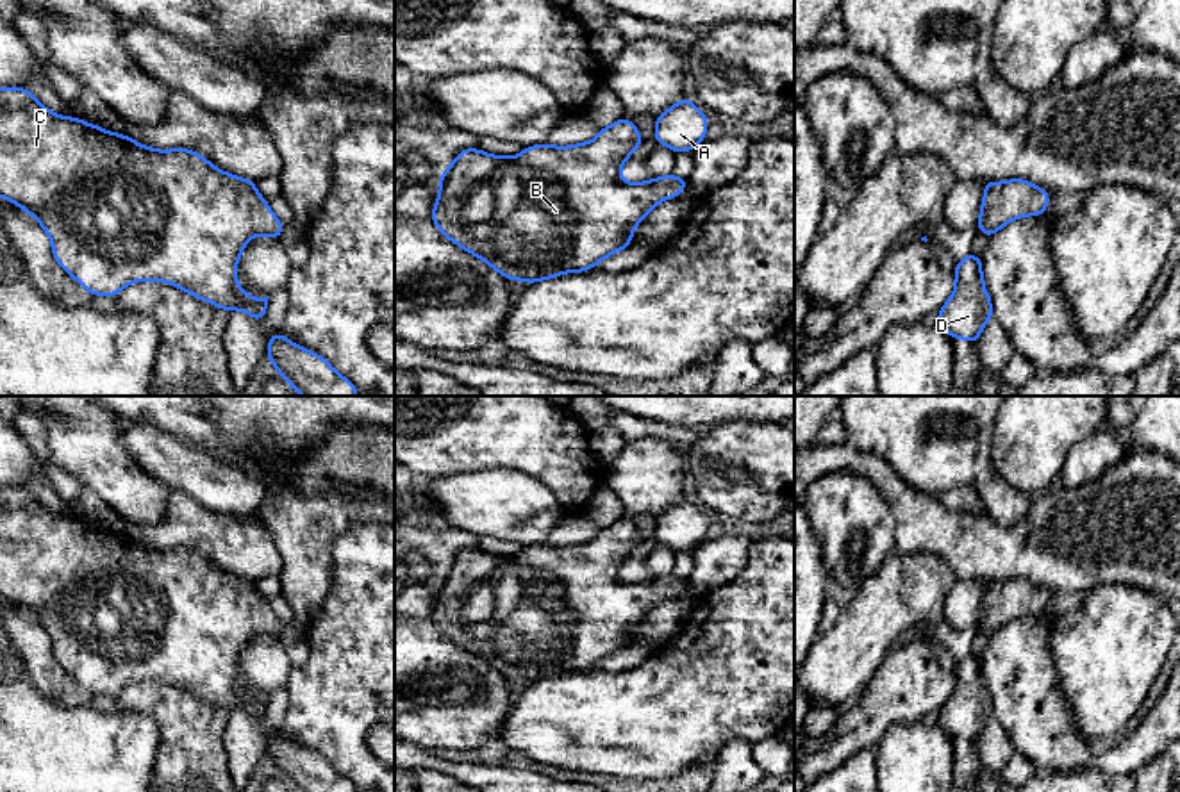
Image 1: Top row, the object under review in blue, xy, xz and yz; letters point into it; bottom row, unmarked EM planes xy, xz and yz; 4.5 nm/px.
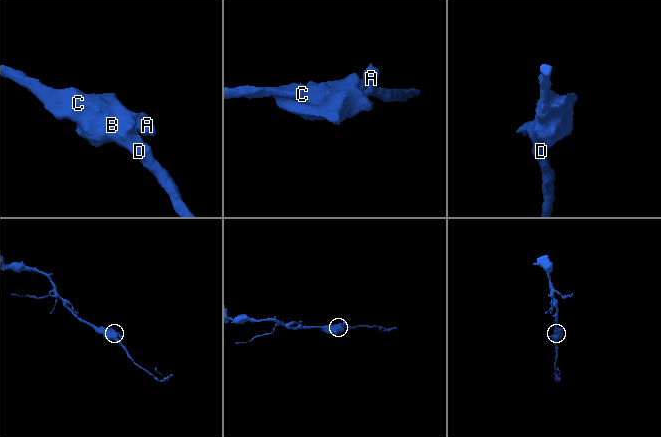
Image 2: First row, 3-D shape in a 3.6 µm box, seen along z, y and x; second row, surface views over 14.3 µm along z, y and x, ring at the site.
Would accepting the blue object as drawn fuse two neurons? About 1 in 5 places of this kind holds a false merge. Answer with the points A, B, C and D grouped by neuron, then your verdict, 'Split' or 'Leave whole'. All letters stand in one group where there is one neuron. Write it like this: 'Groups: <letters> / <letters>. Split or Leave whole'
Groups: A B C D. Leave whole

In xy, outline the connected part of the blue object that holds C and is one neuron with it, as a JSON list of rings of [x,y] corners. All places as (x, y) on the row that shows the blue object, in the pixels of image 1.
[[[0,87],[0,198],[7,198],[16,207],[27,210],[45,228],[52,241],[52,255],[57,264],[95,296],[114,298],[121,289],[134,282],[155,280],[168,282],[196,296],[198,300],[223,309],[225,312],[237,309],[250,314],[255,321],[261,321],[266,316],[270,296],[253,298],[246,294],[236,280],[236,266],[243,248],[253,235],[280,239],[284,225],[268,207],[268,202],[259,194],[253,180],[221,171],[205,157],[189,148],[154,150],[136,143],[130,136],[107,132],[98,125],[86,123],[75,116],[66,118],[54,114],[25,87]]]

